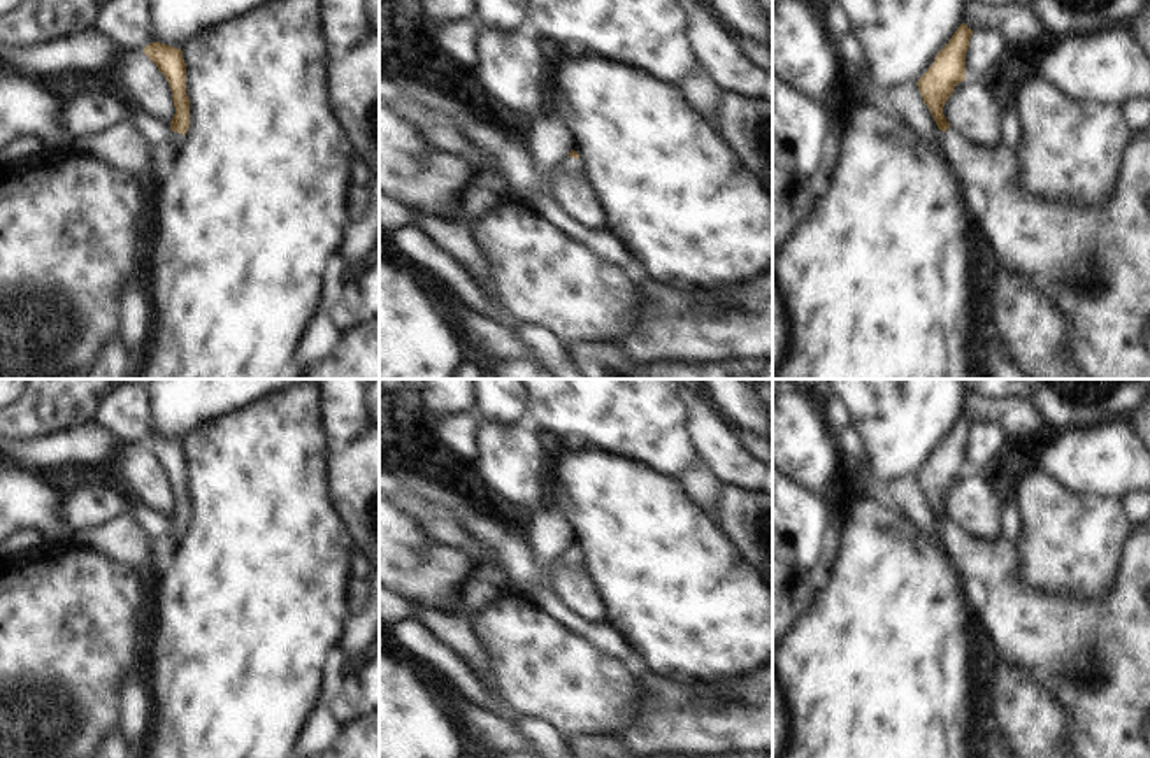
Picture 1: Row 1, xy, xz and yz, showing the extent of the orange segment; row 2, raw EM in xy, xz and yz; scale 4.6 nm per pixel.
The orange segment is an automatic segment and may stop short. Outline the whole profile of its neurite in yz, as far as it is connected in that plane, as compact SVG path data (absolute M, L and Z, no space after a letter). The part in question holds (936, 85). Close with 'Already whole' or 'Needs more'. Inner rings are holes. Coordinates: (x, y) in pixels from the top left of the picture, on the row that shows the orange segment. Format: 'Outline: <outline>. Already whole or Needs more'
Outline: M962 23L957 32L952 35L948 44L936 54L934 63L927 68L927 72L918 79L916 86L924 98L924 104L929 107L938 128L941 130L941 147L952 165L953 172L964 184L976 184L983 190L987 197L987 216L981 221L981 228L987 233L987 239L994 249L997 261L1001 263L1004 272L1017 274L1029 281L1034 290L1038 290L1050 304L1067 319L1069 335L1067 335L1067 365L1076 368L1082 379L1150 379L1150 354L1145 347L1145 330L1150 319L1150 211L1146 207L1146 200L1150 198L1150 139L1148 137L1131 137L1127 149L1124 153L1124 160L1120 165L1120 172L1115 182L1115 198L1110 202L1110 209L1103 212L1099 218L1090 214L1046 214L1045 204L1039 198L1025 198L1020 200L1011 190L1018 188L1017 172L1018 160L1015 153L1004 146L974 146L966 137L962 137L957 130L950 126L943 114L943 107L946 100L952 97L955 86L966 81L966 53L969 47L969 39L973 30Z. Needs more

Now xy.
Outline: M151 42L142 51L165 75L172 91L176 114L170 121L170 147L176 151L190 128L190 98L186 95L186 63L183 51L167 44Z. Needs more

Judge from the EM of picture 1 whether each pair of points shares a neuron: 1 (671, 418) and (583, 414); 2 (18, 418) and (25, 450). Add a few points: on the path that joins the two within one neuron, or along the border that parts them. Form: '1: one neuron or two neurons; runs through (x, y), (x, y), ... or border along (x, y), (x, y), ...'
1: one neuron; runs through (650, 418), (604, 418)
2: two neurons; border along (64, 430), (18, 441)

